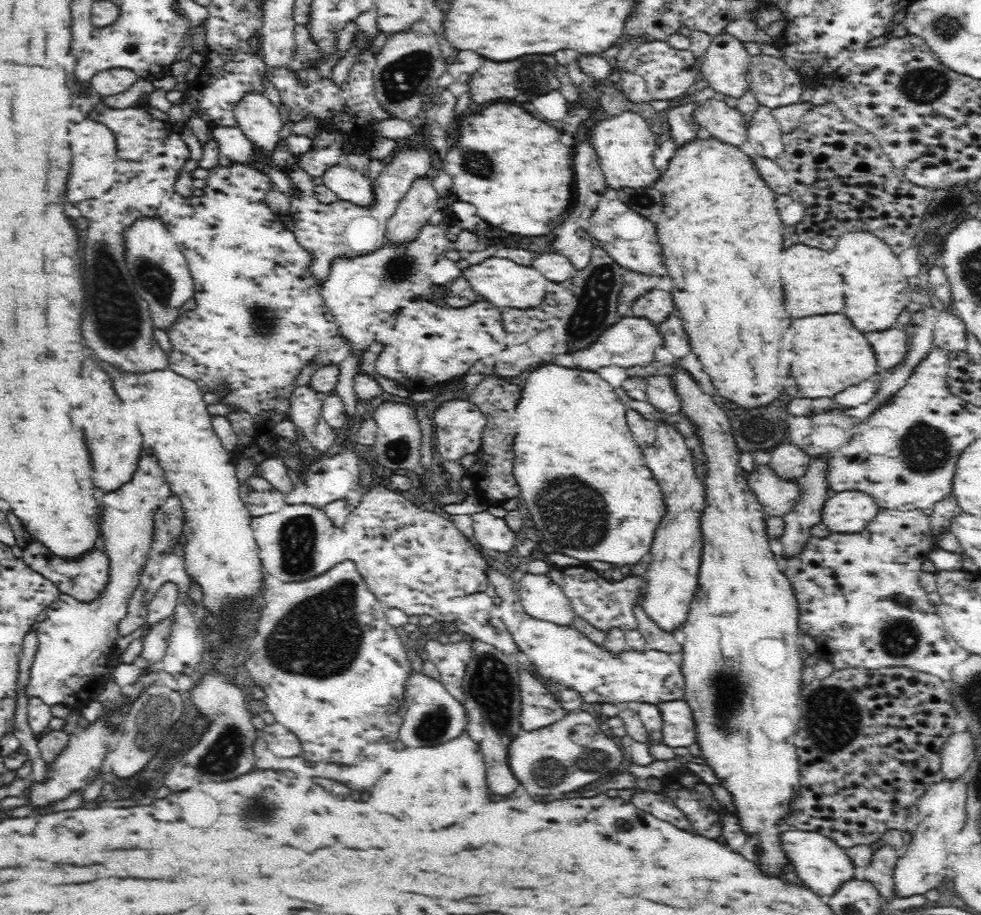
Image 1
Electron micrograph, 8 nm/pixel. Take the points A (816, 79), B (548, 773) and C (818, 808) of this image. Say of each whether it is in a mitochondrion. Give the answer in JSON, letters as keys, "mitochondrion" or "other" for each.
{"A":"other","B":"mitochondrion","C":"other"}

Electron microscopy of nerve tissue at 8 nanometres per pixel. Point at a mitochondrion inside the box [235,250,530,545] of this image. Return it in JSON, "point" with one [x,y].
{"point":[267,322]}

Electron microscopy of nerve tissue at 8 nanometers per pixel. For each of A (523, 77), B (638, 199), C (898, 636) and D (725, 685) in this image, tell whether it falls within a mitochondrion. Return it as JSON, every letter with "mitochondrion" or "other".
{"A":"mitochondrion","B":"mitochondrion","C":"mitochondrion","D":"mitochondrion"}

